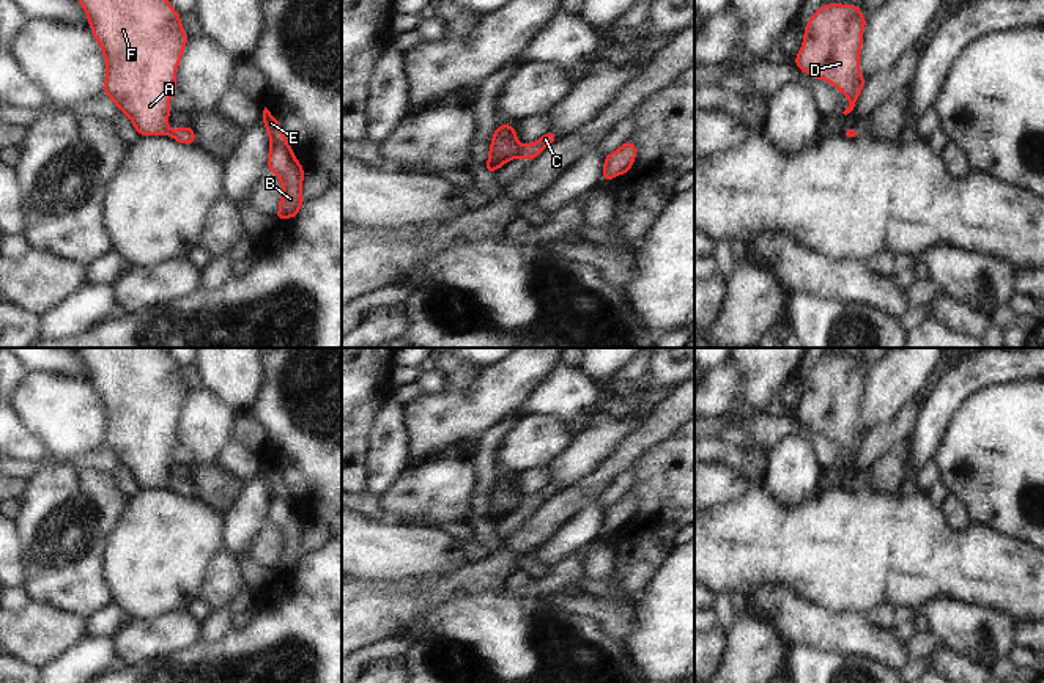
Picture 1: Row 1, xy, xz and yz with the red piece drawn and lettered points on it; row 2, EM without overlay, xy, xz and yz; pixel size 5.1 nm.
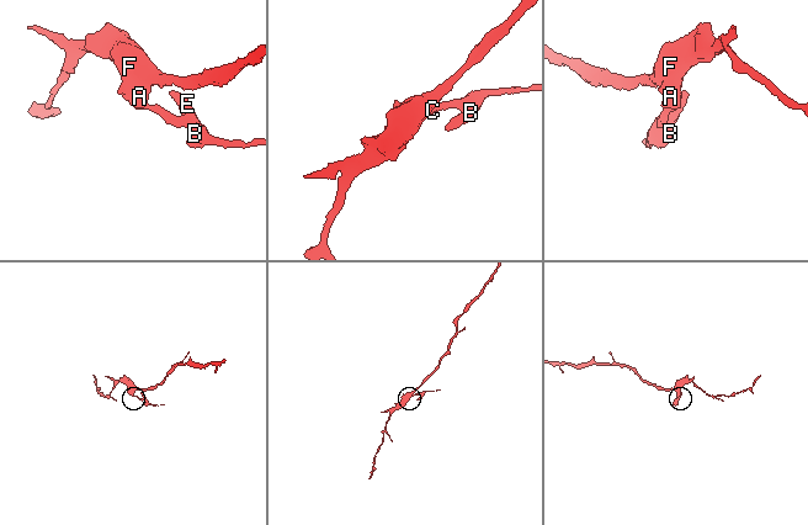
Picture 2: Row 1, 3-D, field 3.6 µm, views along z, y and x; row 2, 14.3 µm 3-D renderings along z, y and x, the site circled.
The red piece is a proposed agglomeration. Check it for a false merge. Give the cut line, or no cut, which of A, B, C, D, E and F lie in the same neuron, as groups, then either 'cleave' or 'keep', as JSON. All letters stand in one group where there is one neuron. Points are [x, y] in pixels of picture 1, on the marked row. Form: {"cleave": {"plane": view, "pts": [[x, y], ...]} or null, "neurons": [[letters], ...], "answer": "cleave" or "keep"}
{"cleave": {"plane": "xz", "pts": [[523, 145], [517, 156]]}, "neurons": [["A", "D", "F"], ["B", "C", "E"]], "answer": "cleave"}

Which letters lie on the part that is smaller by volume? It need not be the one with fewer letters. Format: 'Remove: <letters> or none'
Remove: B, C, E

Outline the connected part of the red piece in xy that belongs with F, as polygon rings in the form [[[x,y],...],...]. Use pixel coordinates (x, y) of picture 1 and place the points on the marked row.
[[[77,0],[106,63],[102,93],[132,123],[140,137],[168,135],[170,98],[178,91],[176,71],[189,41],[181,14],[168,0]]]

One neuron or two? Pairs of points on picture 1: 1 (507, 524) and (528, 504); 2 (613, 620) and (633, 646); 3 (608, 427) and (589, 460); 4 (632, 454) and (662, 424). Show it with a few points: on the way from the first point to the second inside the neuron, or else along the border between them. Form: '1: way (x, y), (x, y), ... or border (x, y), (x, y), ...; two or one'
1: way (512, 521), (525, 509); one
2: border (632, 603), (633, 628), (621, 642); two
3: way (603, 435), (589, 452); one
4: way (638, 446), (654, 430); one

